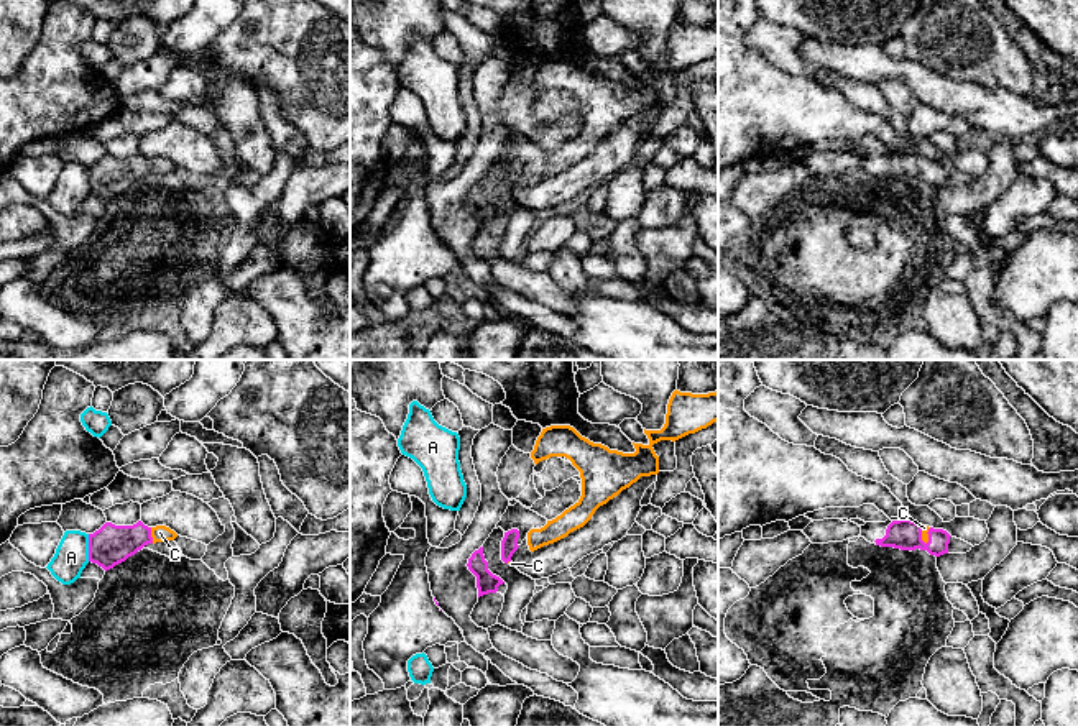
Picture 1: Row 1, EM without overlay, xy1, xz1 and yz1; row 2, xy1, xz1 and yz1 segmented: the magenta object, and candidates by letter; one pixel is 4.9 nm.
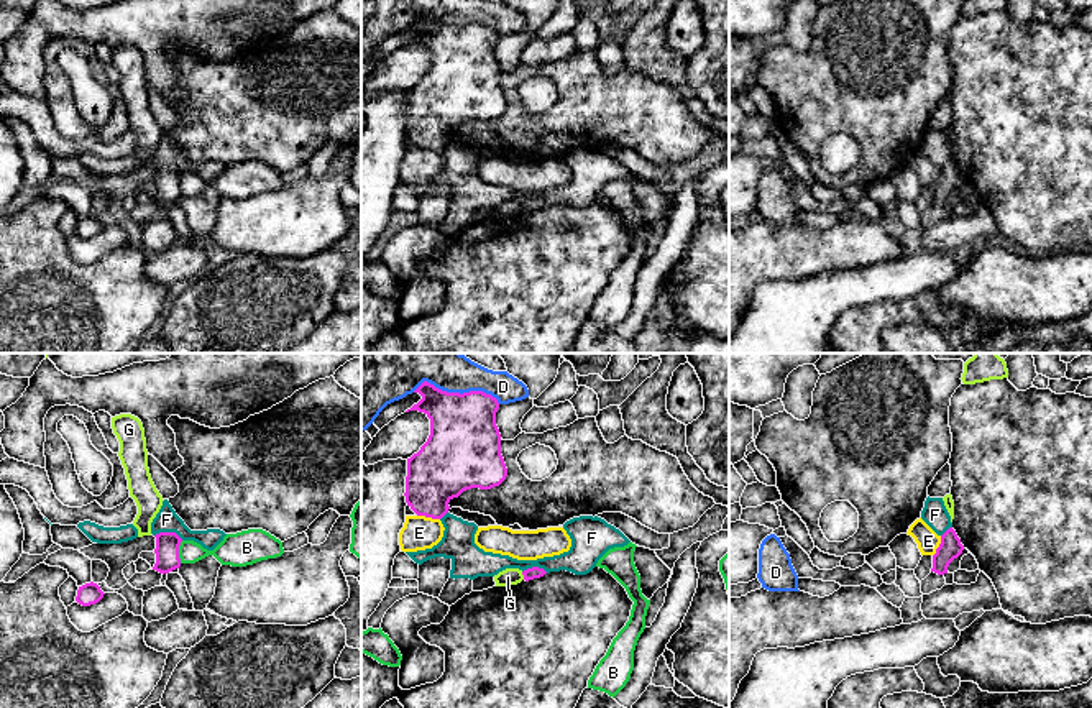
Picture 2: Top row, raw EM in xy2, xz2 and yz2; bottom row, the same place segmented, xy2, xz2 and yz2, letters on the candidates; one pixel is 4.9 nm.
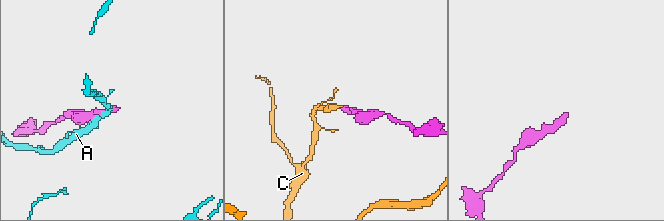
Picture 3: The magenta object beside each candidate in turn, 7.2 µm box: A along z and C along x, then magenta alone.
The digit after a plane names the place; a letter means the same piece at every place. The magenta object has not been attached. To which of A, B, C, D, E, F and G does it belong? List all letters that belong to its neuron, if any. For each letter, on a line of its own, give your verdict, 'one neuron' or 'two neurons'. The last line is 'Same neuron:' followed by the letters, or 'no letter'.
A: two neurons
B: two neurons
C: one neuron
D: two neurons
E: two neurons
F: two neurons
G: two neurons
Same neuron: C

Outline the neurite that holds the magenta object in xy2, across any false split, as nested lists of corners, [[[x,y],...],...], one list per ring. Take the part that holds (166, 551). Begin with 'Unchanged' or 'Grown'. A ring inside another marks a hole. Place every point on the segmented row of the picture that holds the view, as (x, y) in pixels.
Unchanged. [[[159,532],[156,537],[156,563],[153,570],[169,573],[181,567],[179,545],[182,539],[176,532]]]

